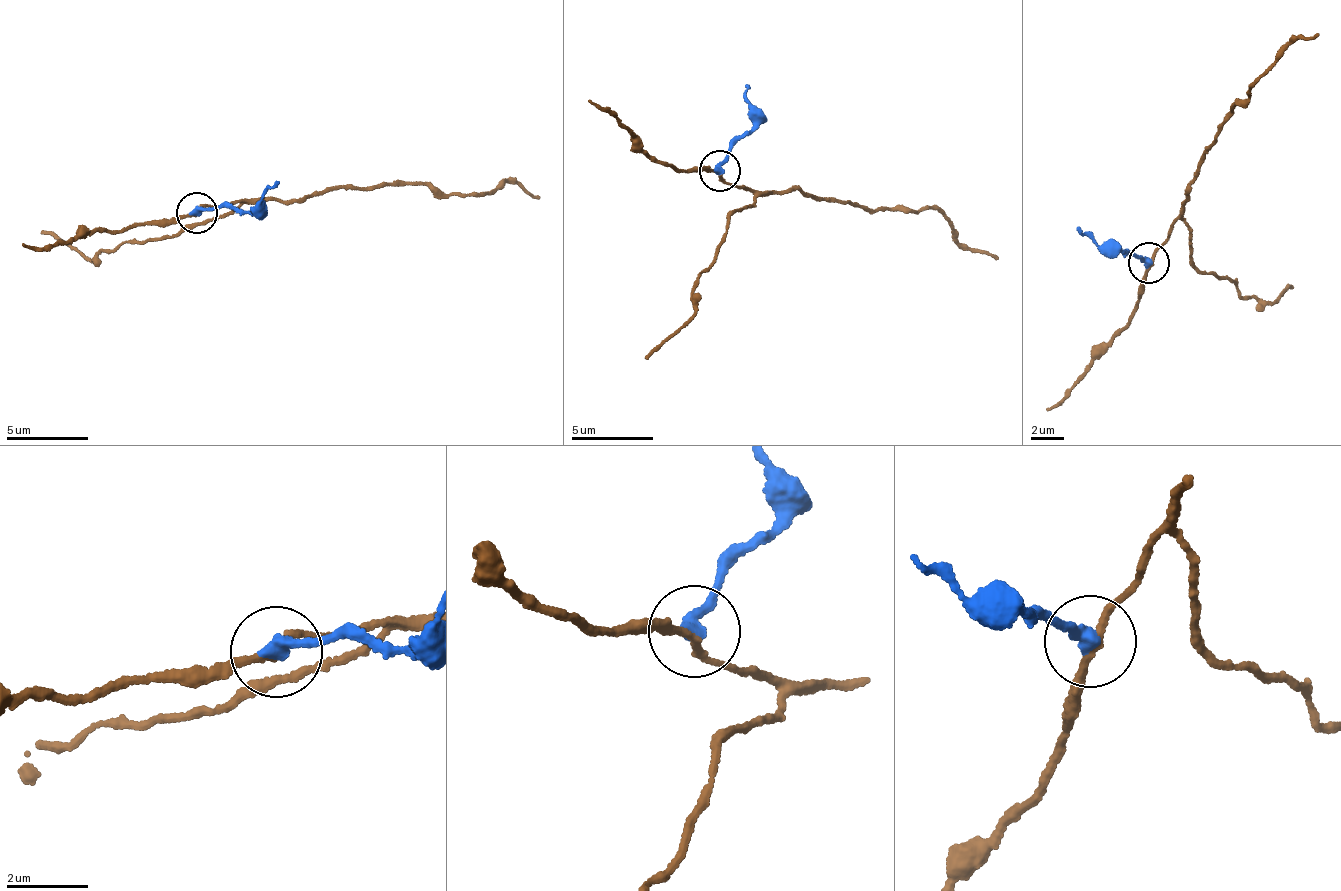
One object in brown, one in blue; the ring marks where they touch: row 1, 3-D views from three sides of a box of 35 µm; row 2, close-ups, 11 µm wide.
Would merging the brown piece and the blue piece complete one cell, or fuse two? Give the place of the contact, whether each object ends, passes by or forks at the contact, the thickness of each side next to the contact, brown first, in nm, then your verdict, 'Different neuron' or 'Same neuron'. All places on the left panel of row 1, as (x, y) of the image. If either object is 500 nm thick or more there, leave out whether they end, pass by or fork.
Place: (196, 213). At the ring brown passes by. At the ring blue ends. Thickness 150 nm (brown) against 360 nm. Different neuron

